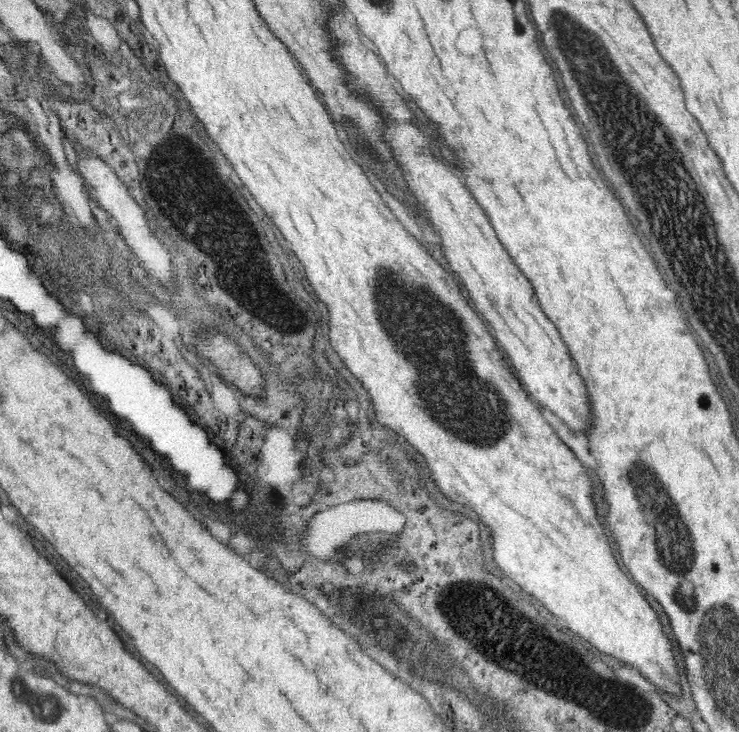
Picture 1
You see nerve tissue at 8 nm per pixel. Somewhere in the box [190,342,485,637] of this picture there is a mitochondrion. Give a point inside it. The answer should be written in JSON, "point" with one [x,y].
{"point":[457,591]}

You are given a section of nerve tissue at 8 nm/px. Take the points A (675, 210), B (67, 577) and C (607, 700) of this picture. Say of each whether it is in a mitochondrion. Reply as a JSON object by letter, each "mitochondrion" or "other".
{"A":"mitochondrion","B":"other","C":"mitochondrion"}

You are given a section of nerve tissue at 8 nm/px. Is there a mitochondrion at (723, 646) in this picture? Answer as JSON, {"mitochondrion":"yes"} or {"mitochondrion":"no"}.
{"mitochondrion":"yes"}

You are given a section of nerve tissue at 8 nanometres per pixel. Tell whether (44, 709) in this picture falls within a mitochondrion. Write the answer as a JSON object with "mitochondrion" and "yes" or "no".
{"mitochondrion":"yes"}

